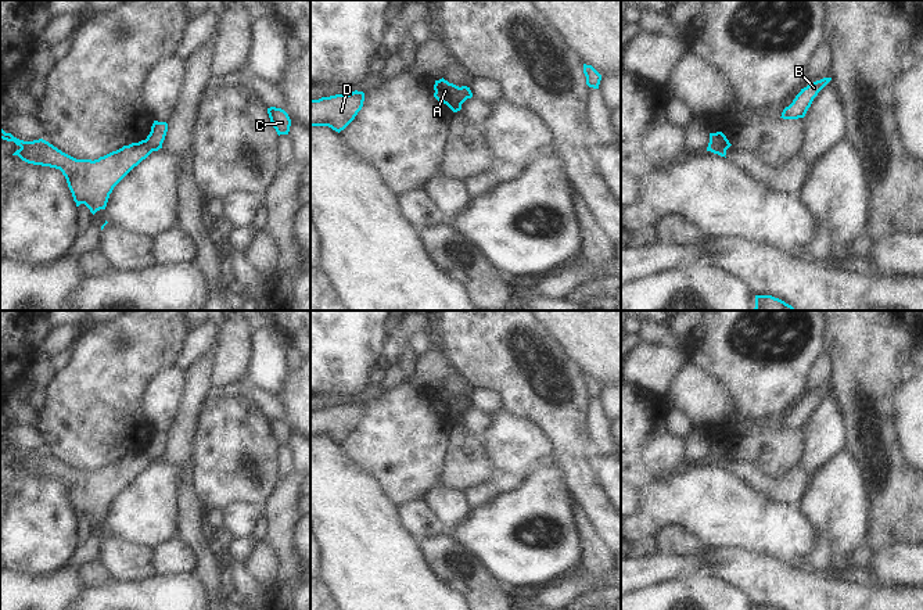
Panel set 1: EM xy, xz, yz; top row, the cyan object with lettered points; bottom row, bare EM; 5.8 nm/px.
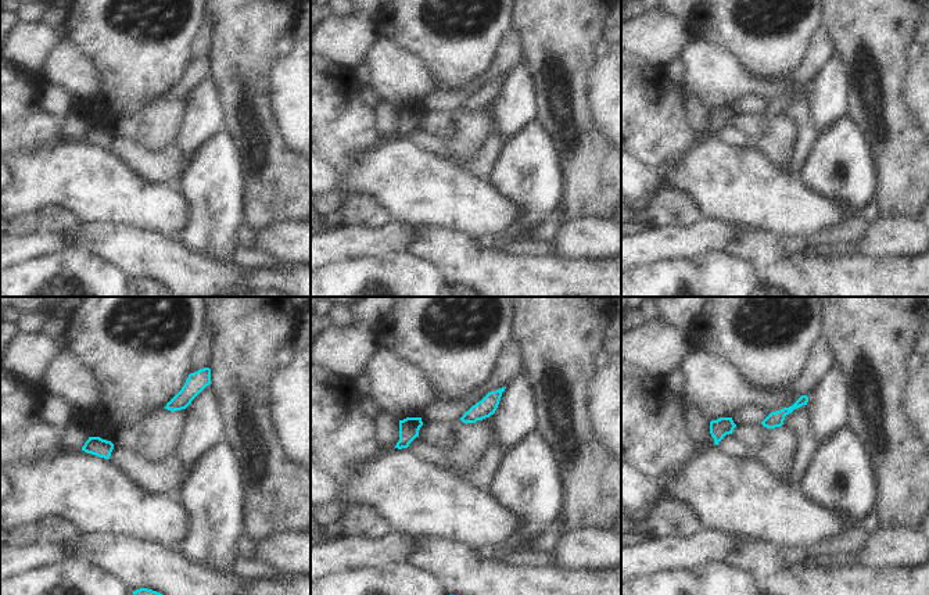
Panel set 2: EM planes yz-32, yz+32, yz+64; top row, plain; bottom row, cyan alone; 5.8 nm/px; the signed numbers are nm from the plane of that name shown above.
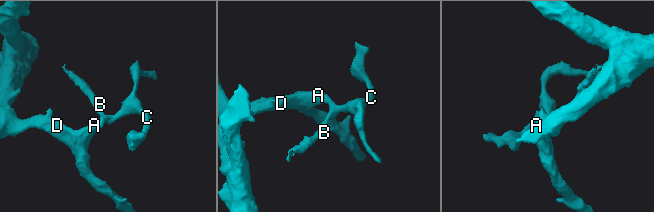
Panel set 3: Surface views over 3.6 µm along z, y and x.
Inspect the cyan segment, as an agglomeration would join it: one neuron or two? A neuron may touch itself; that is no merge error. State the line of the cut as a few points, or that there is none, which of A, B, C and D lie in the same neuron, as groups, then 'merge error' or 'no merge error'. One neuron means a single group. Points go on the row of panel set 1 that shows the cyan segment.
cut yz (728, 142), (708, 147); groups A D / B C; merge error

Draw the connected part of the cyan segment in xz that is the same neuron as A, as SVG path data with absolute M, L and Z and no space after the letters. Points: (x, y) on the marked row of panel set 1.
M443 78L439 80L435 80L434 85L434 97L446 104L453 112L457 112L462 110L462 98L460 98L460 87L449 83Z

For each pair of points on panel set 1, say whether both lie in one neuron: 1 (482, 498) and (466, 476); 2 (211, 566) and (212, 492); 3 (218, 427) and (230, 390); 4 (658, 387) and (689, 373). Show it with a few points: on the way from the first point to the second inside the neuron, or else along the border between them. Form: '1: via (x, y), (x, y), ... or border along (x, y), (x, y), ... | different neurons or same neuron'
1: border along (492, 478), (474, 487), (467, 487), (462, 492) | different neurons
2: border along (189, 483), (204, 508) | different neurons
3: border along (214, 391), (218, 397), (239, 394) | different neurons
4: border along (686, 359), (663, 398) | different neurons

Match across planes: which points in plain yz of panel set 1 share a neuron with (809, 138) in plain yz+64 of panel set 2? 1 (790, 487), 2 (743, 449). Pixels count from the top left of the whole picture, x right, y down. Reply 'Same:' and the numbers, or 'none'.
Same: 1

